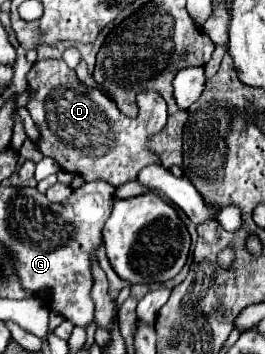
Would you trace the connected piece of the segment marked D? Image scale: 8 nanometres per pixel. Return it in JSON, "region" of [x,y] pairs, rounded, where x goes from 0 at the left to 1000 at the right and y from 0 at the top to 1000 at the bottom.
{"region":[[[143,169],[98,209],[113,282],[98,311],[151,367],[136,424],[158,441],[204,446],[226,480],[309,492],[340,508],[392,508],[423,525],[513,508],[521,486],[558,463],[596,463],[589,435],[551,418],[558,390],[611,367],[634,333],[626,282],[596,260],[528,260],[528,322],[475,333],[430,282],[392,271],[377,254],[317,243],[279,198],[234,169]]]}

